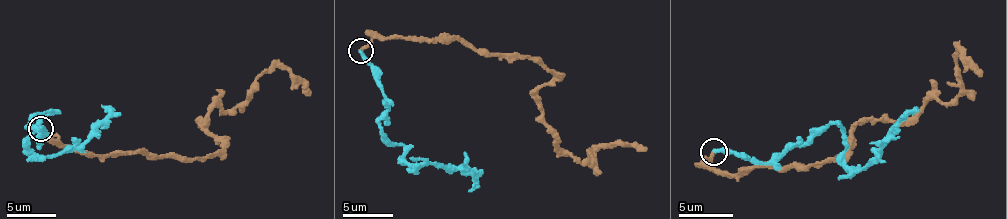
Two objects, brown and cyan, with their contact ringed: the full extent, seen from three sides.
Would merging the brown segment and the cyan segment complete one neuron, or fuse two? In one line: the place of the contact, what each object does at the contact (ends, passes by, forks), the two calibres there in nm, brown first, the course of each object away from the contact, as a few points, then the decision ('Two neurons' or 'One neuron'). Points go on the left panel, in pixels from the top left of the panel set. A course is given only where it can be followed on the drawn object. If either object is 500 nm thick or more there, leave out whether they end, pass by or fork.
Place: (41, 129). At the ring brown ends. At the ring cyan ends. Thickness 220 nm (brown) against 280 nm. Course of brown: (41, 129), (95, 155), (207, 158), (222, 140), (199, 123), (213, 106), (235, 110), (276, 66), (310, 95). Course of cyan: (41, 129), (36, 142), (27, 127), (50, 112), (30, 150), (77, 150), (104, 105). One neuron

